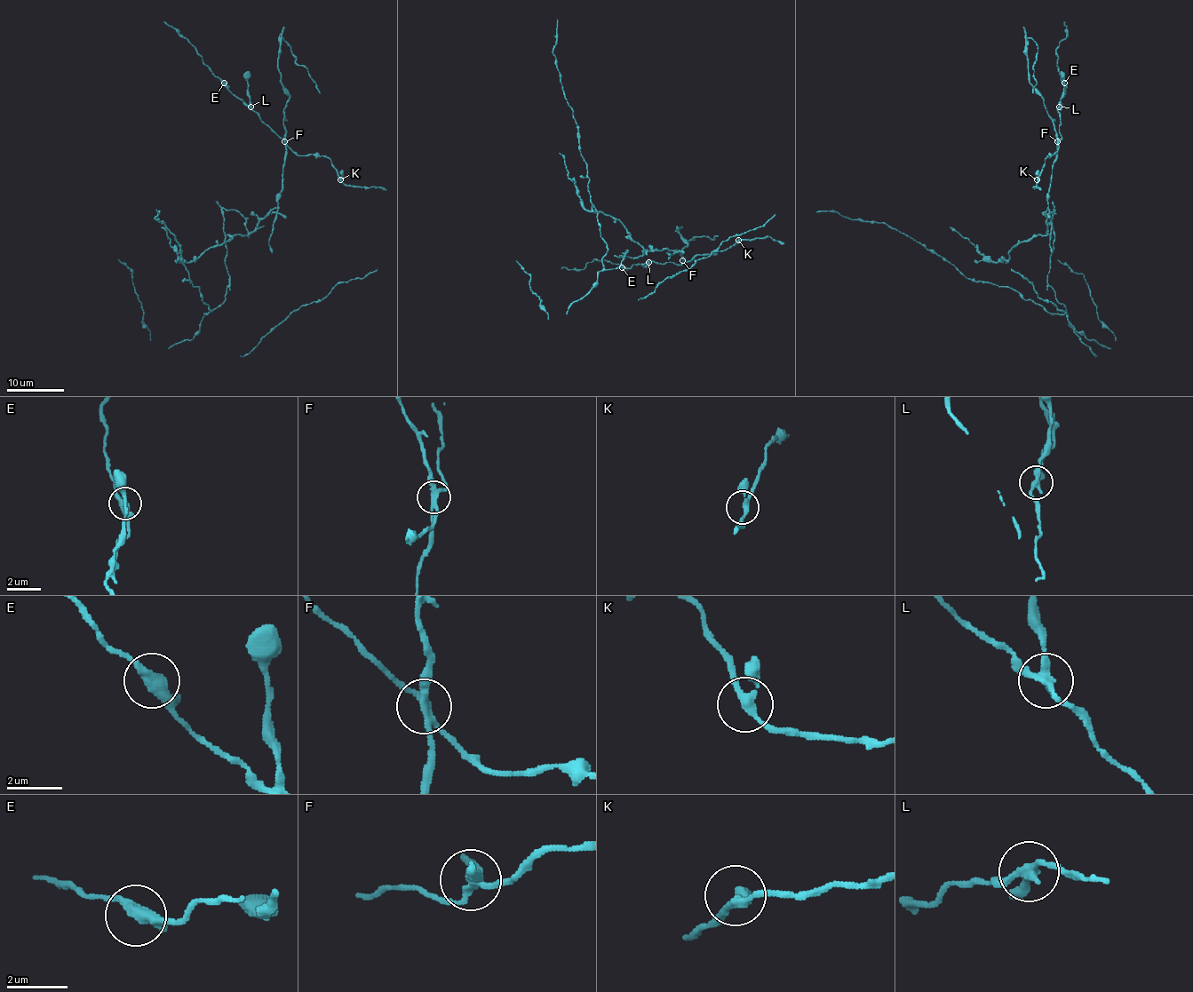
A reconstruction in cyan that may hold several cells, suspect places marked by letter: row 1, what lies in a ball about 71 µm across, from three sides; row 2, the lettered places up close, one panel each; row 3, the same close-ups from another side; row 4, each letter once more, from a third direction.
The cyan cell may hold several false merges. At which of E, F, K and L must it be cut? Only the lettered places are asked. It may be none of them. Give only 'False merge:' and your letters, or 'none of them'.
False merge: F, L

